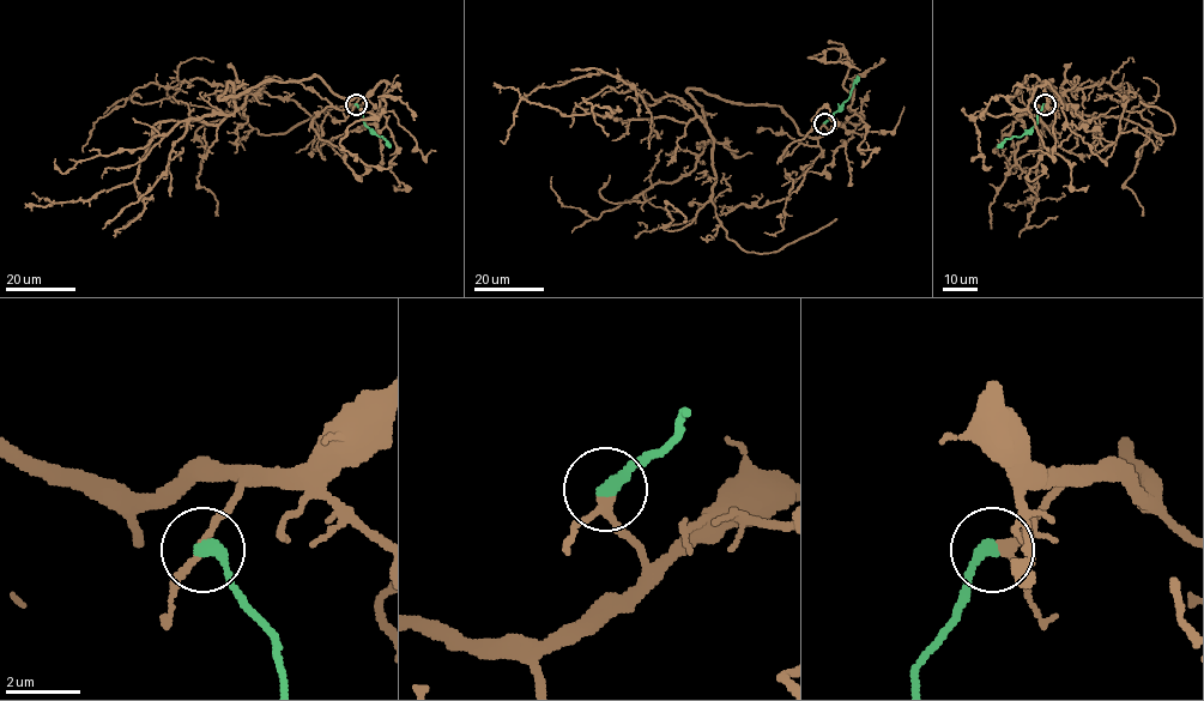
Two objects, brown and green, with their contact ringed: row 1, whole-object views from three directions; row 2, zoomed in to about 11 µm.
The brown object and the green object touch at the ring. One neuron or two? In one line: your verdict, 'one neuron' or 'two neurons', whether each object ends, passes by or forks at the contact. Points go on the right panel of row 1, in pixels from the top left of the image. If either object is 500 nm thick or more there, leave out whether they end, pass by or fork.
one neuron; brown passes by; green ends there

